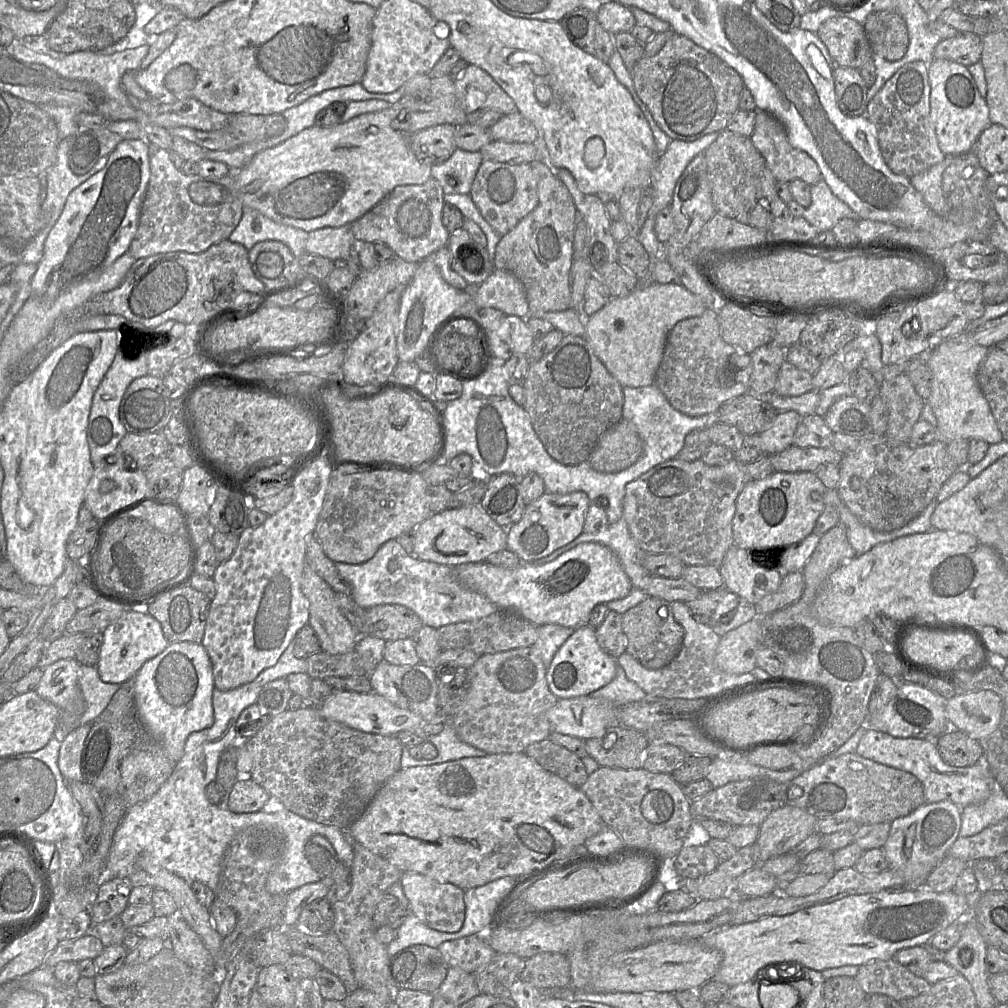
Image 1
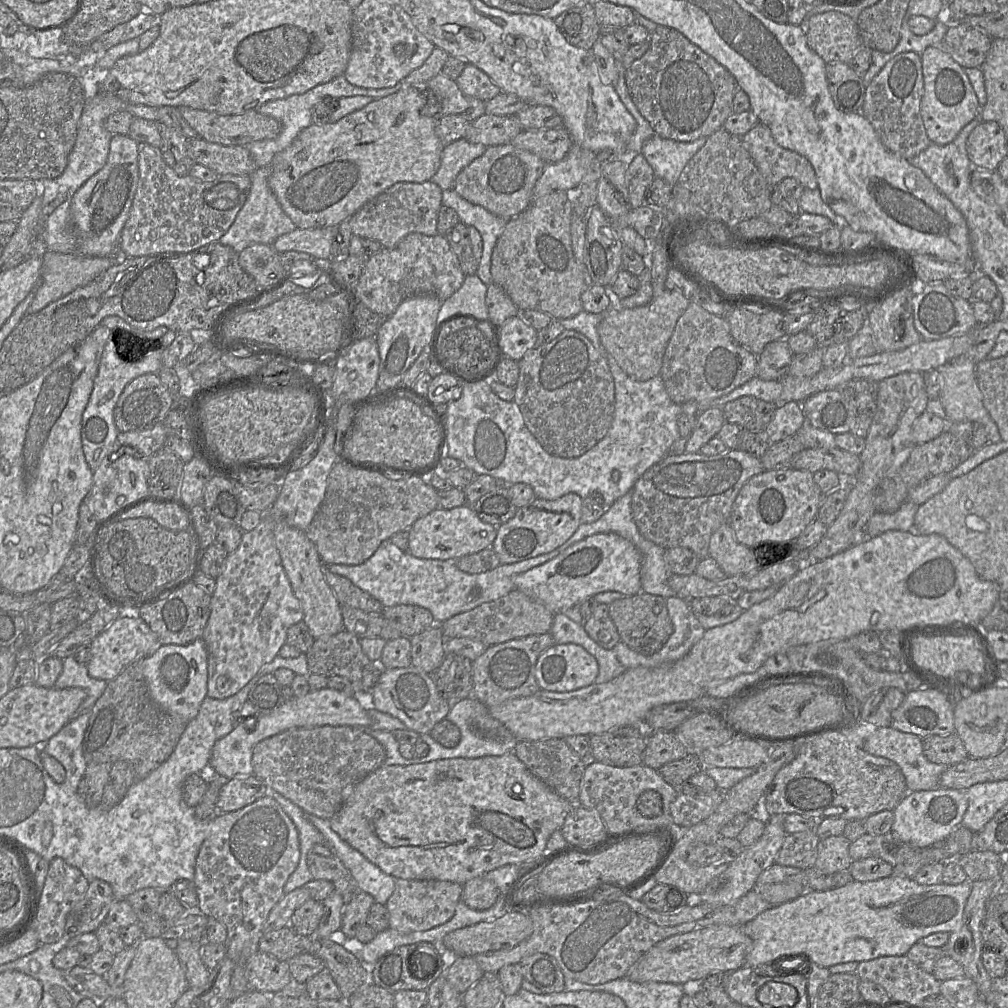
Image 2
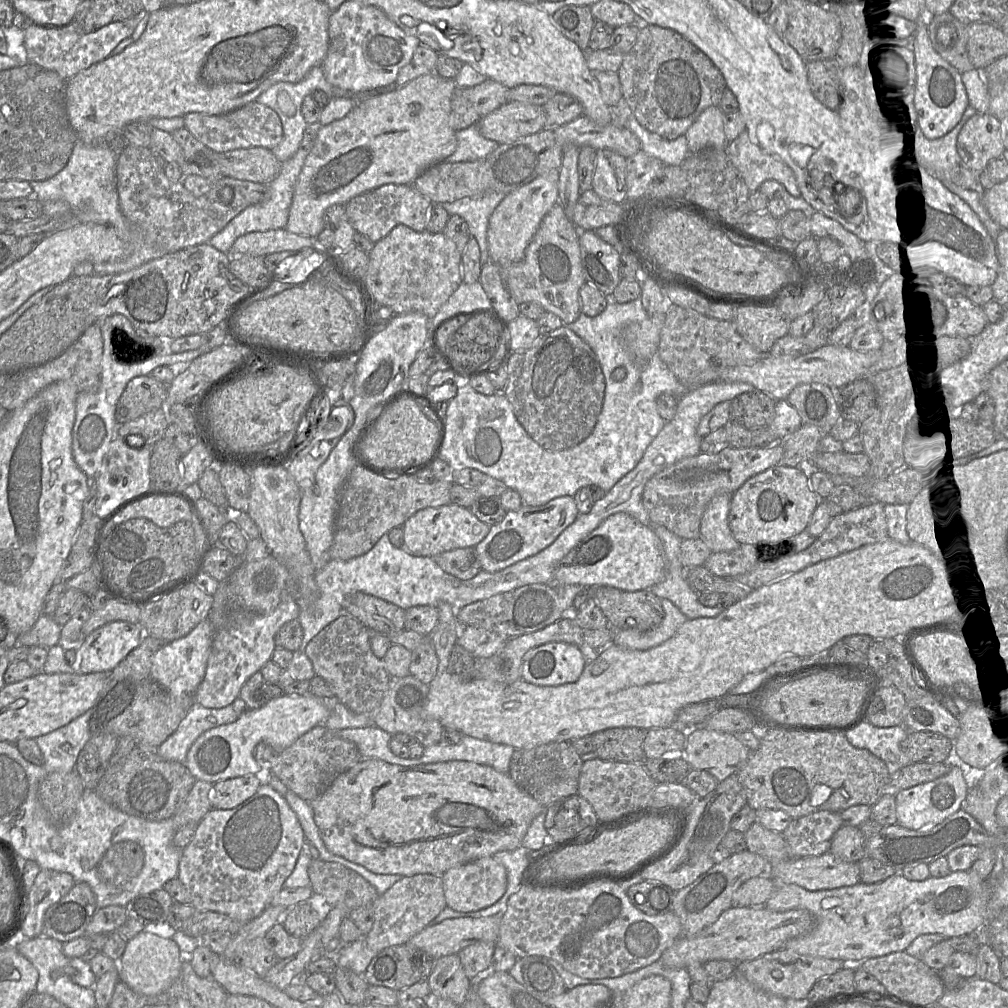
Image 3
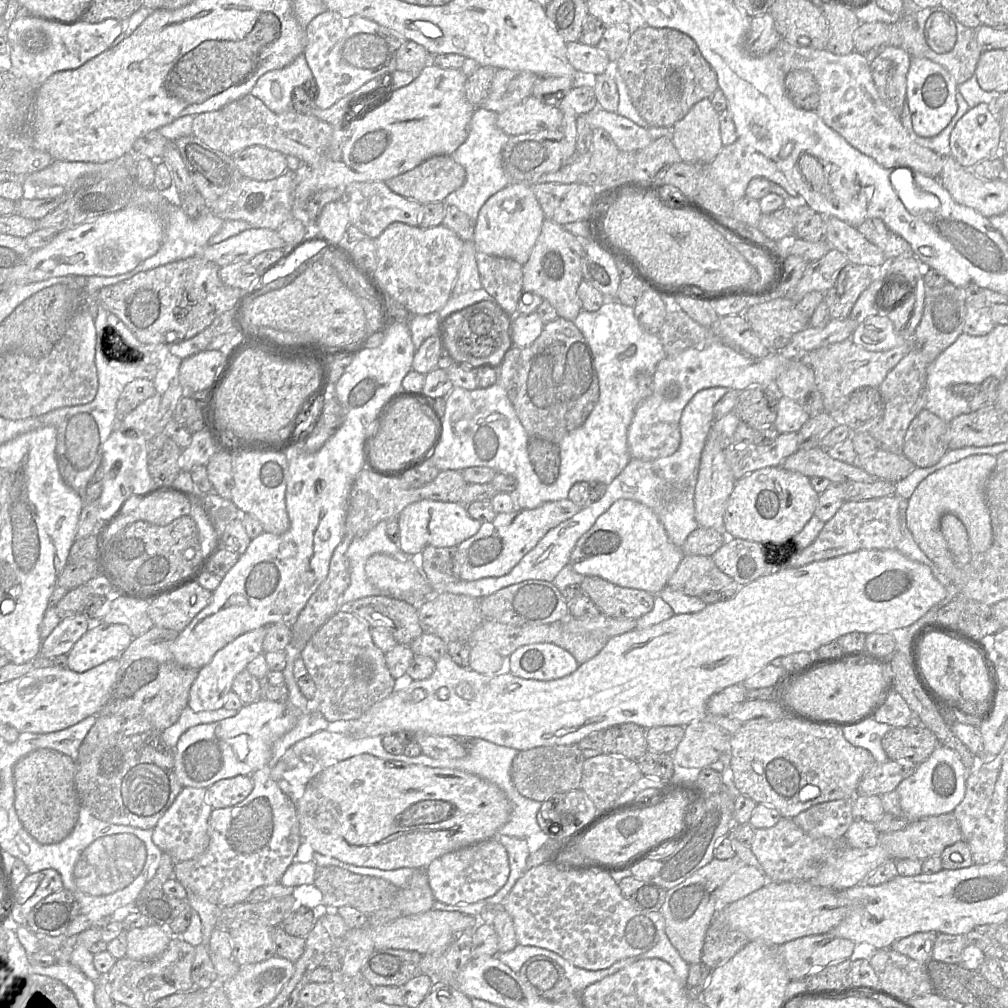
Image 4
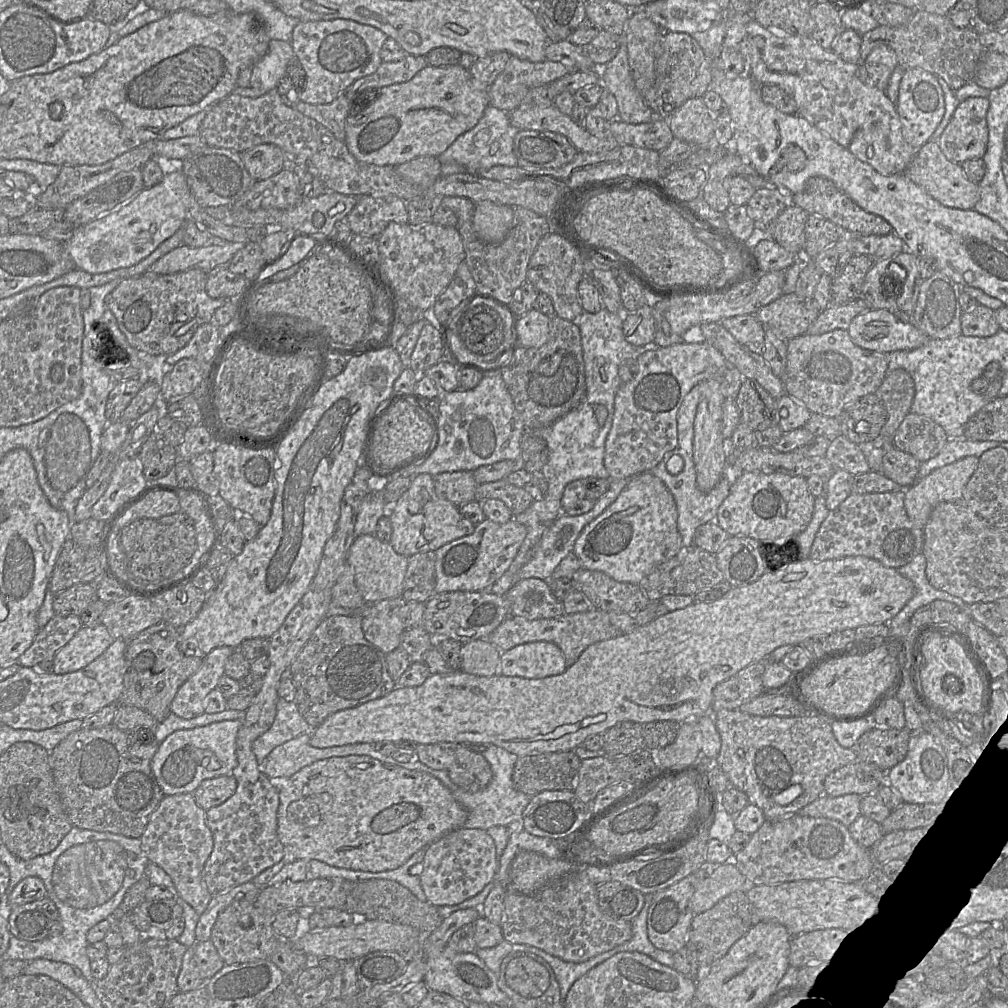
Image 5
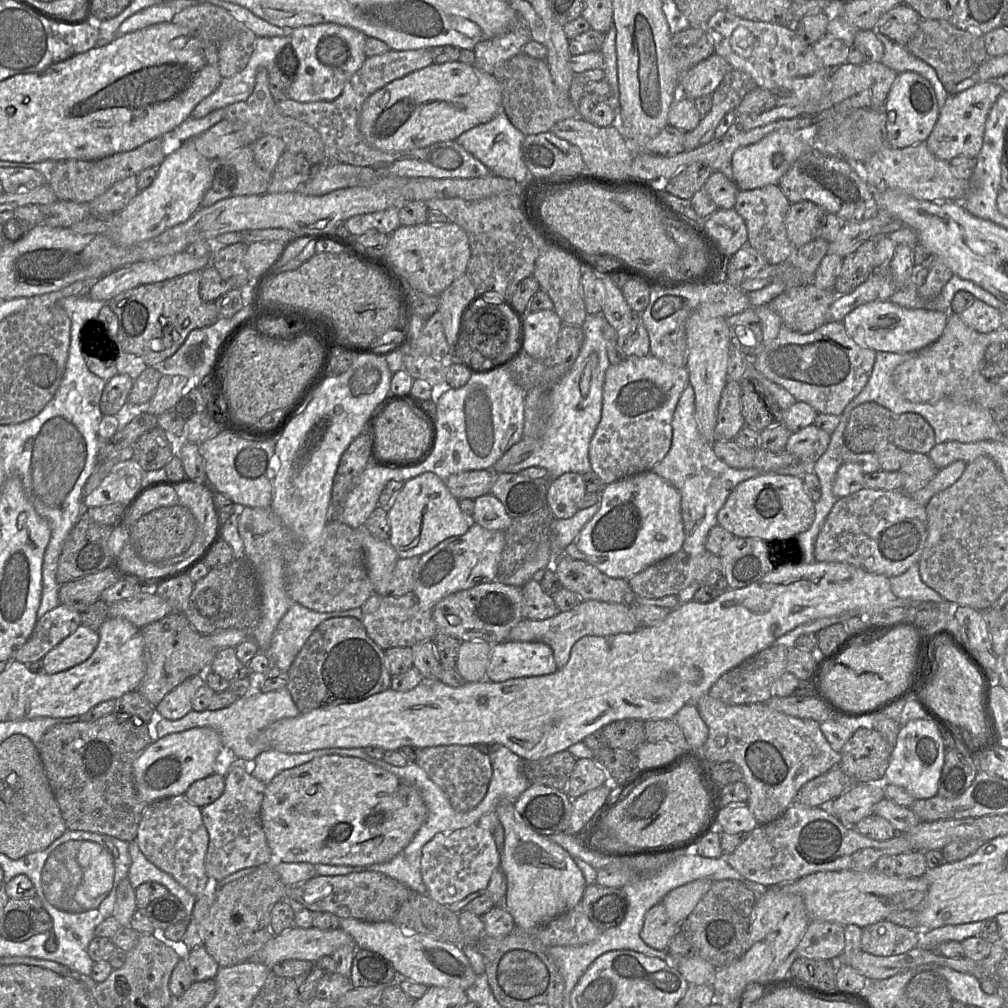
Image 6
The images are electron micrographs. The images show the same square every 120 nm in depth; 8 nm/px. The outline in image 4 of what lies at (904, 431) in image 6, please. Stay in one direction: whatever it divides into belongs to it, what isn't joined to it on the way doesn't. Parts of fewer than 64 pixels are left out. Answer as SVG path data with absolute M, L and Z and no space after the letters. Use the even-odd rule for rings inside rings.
M926 409L911 421L904 438L903 454L916 468L935 465L948 450L947 424Z

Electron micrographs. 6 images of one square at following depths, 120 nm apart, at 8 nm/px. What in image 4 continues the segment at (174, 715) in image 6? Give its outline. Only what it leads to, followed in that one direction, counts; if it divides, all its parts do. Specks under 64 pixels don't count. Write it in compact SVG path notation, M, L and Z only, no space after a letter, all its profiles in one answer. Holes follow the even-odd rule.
M267 627L247 632L219 650L211 662L201 668L193 682L190 692L188 707L194 712L214 711L224 706L227 695L232 691L235 677L246 670L247 665L254 658L263 653L263 640L267 633Z

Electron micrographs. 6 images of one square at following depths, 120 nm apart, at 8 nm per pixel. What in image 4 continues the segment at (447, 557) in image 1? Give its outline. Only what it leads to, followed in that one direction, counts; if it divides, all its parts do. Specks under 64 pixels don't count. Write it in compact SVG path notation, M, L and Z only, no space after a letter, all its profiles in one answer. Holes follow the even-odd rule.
M421 500L406 506L397 517L399 526L398 546L408 556L419 556L428 546L456 548L474 536L482 523L473 519L461 503Z

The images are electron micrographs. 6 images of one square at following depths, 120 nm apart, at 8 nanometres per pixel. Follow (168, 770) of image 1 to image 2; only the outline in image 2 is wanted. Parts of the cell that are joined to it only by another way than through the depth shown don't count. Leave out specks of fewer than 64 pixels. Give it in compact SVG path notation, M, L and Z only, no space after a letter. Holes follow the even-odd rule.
M143 660L130 664L108 682L91 712L82 742L86 763L126 761L132 766L136 781L146 778L170 757L189 722L167 713L152 701L144 678Z

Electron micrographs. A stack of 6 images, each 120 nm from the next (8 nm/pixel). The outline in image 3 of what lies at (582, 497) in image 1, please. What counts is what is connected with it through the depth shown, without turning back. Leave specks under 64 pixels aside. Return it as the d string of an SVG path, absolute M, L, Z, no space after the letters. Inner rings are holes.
M559 496L541 506L523 504L517 510L507 511L503 520L491 526L488 535L475 546L482 570L498 572L541 552L551 545L578 515L579 511L572 496Z

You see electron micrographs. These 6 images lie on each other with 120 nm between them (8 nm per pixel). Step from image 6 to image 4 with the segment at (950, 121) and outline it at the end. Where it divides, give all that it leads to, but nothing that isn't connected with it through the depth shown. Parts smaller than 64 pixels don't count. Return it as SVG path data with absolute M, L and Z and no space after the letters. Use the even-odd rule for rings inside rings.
M988 104L970 108L953 128L950 155L959 164L972 169L977 163L996 157L1001 152L1000 124Z

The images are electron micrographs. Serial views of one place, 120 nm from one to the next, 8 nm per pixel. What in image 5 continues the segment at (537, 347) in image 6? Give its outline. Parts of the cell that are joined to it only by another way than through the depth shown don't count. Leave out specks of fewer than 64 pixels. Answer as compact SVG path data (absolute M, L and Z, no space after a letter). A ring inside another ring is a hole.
M532 309L520 316L517 323L518 345L537 348L549 338L550 317Z

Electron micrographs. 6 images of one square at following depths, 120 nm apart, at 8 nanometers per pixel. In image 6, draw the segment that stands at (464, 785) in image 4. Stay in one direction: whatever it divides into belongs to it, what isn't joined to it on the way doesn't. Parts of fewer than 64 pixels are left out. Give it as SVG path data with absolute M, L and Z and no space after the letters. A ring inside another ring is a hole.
M344 755L315 757L282 770L266 784L261 822L275 864L309 862L361 866L385 862L401 852L426 819L427 808L412 784L373 763Z

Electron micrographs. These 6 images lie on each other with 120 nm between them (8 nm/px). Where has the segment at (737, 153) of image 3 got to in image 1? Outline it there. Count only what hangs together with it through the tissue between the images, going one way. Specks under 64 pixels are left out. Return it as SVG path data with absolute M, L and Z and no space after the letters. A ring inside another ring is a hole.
M756 110L750 140L765 159L776 181L790 182L794 179L801 179L809 185L814 185L822 179L817 163L809 154L790 144L785 126L774 115L763 110Z

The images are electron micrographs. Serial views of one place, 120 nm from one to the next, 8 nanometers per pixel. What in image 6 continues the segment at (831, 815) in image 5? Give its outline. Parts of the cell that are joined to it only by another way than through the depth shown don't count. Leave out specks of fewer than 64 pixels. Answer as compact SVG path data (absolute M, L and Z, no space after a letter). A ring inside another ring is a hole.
M886 775L881 779L856 784L838 798L819 807L837 817L845 827L855 827L859 821L873 814L874 805L885 798L884 789L889 783Z

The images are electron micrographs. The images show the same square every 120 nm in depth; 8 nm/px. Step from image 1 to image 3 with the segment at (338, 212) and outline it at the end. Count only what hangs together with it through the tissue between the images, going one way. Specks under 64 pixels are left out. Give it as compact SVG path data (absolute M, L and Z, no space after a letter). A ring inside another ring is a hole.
M436 72L421 75L403 86L392 91L375 92L359 99L354 108L342 119L336 120L329 125L321 126L317 132L312 150L307 155L302 170L296 182L293 200L289 211L289 217L285 229L301 236L316 238L326 226L326 210L335 204L346 204L352 198L367 191L376 189L385 184L411 184L429 167L443 162L453 154L457 148L456 132L450 126L451 101L453 94L458 88L454 80L448 80L439 76Z

